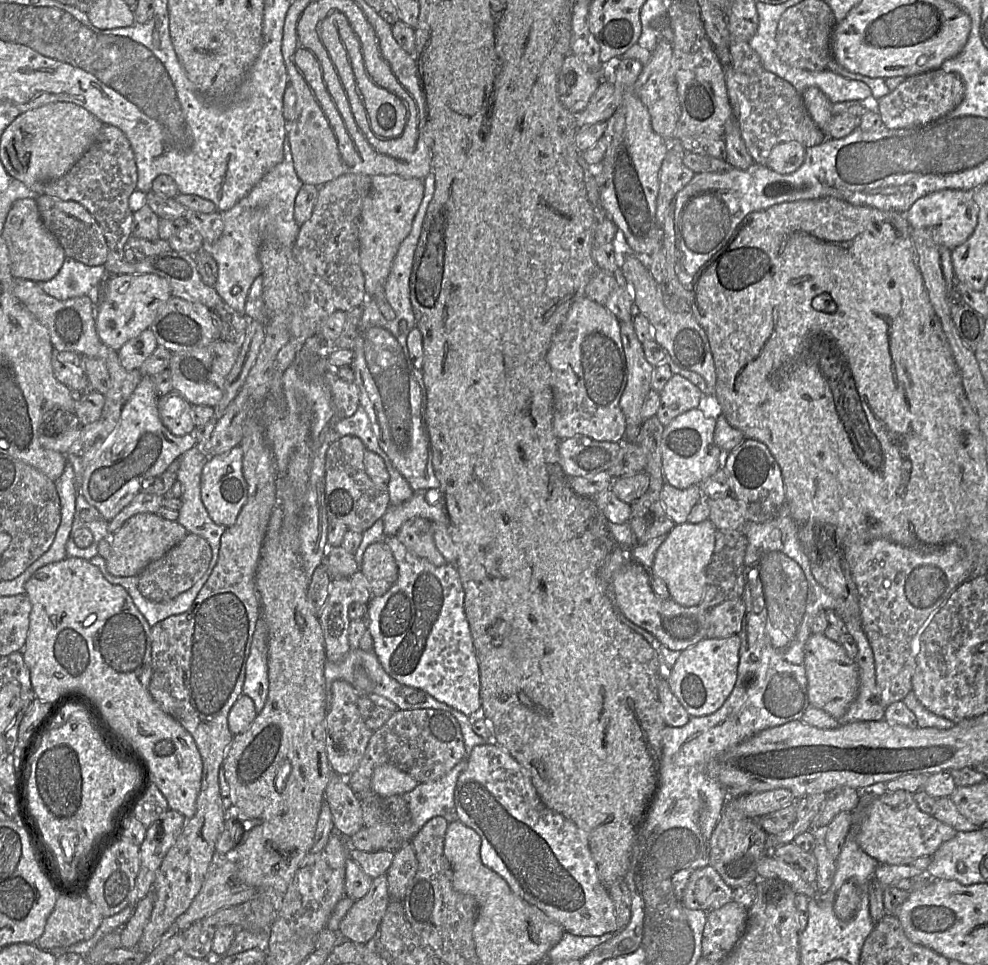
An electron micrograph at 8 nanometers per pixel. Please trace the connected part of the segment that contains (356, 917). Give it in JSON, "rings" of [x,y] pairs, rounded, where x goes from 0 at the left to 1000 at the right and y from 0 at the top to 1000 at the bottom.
{"rings":[[[391,906],[378,911],[372,925],[360,934],[345,953],[342,967],[357,976],[373,978],[380,973],[396,934]]]}

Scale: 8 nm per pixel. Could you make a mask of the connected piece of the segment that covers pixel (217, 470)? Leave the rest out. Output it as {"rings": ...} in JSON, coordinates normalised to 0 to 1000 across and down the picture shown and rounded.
{"rings":[[[243,461],[233,467],[213,473],[203,490],[203,518],[217,542],[232,546],[240,538],[242,531],[250,519],[251,504],[245,487],[246,466]]]}

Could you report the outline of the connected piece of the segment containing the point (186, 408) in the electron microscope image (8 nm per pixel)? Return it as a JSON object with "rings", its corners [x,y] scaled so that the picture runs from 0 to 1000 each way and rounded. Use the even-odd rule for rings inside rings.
{"rings":[[[174,405],[160,413],[160,426],[165,440],[177,452],[192,450],[197,444],[193,419],[180,406]]]}

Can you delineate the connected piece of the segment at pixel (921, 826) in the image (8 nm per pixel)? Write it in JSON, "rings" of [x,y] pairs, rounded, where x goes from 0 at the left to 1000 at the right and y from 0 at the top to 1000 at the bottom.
{"rings":[[[918,820],[895,821],[878,832],[869,844],[865,869],[870,879],[890,895],[909,896],[944,884],[969,864],[965,857],[932,840],[925,823]]]}

